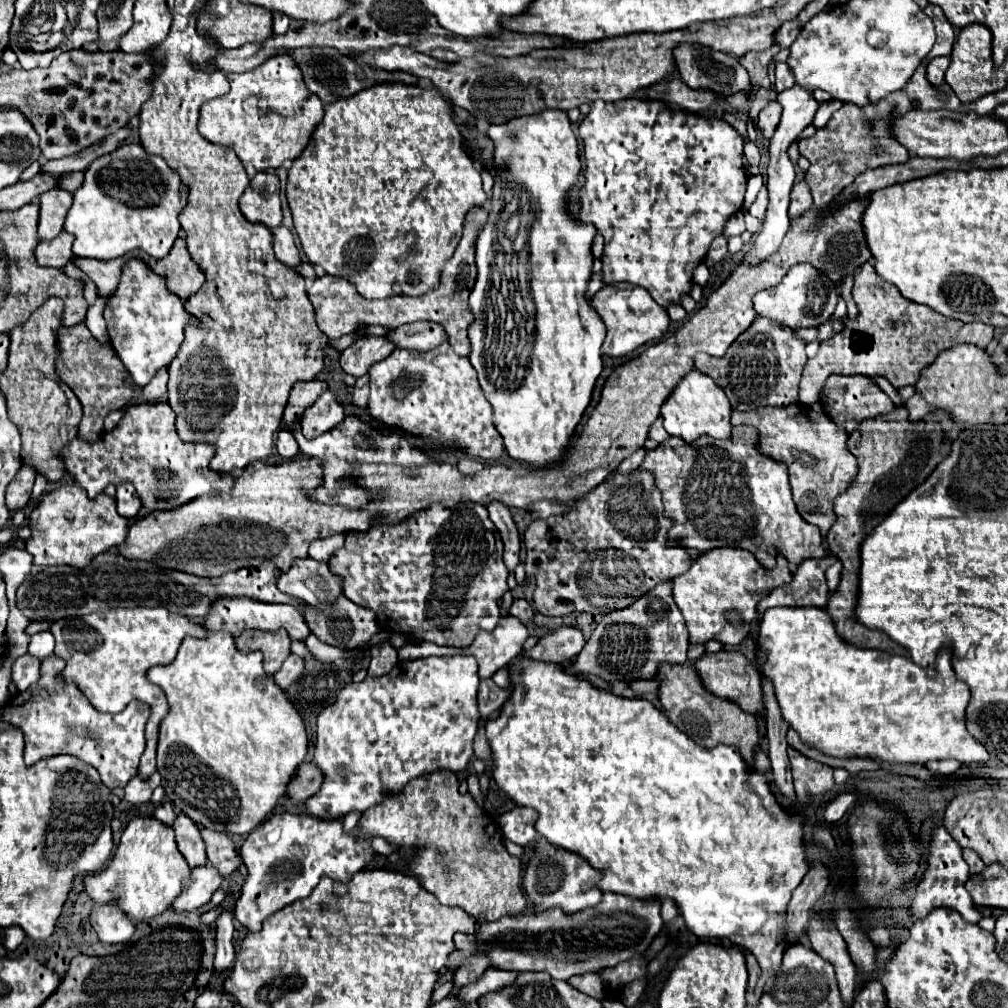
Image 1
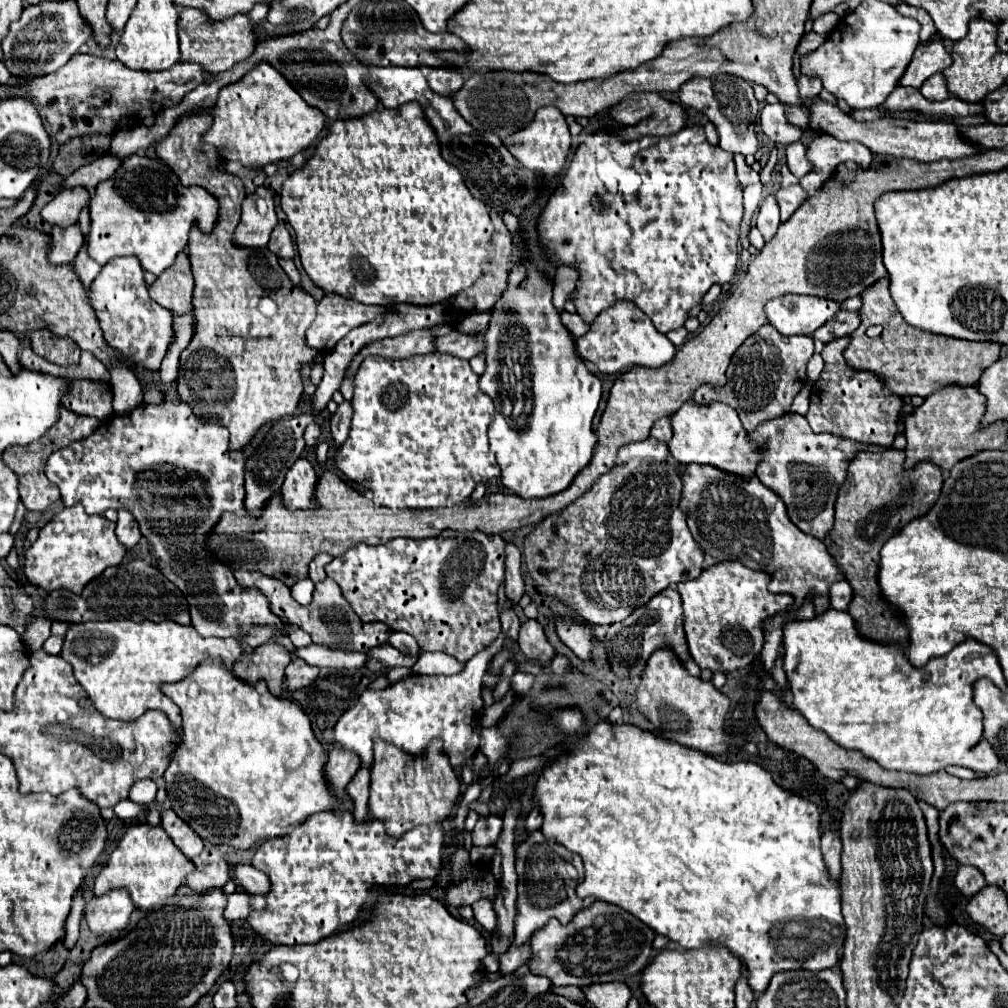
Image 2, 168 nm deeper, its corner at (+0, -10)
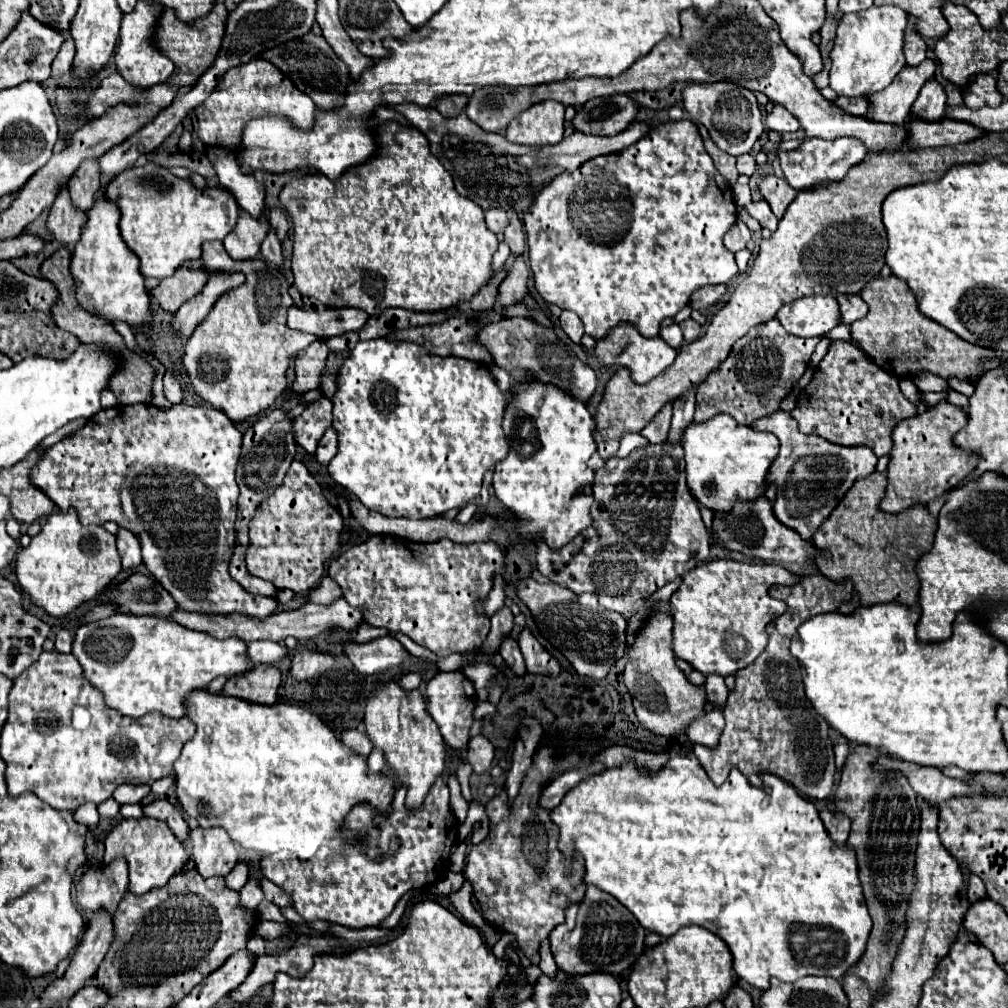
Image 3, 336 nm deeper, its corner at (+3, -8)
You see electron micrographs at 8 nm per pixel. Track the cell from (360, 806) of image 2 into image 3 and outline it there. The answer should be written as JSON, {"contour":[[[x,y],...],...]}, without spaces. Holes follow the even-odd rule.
{"contour":[[[374,748],[374,750],[370,752],[370,756],[368,756],[368,766],[370,766],[372,772],[380,772],[380,770],[386,768],[386,760],[382,758],[382,752],[380,752],[378,748]]]}

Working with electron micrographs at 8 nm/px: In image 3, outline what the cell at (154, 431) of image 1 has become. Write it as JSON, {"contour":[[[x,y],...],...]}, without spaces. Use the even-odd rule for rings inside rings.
{"contour":[[[116,404],[100,410],[78,432],[50,446],[32,468],[30,480],[60,508],[60,512],[72,506],[82,526],[116,522],[120,528],[130,530],[142,546],[144,566],[162,588],[170,592],[180,608],[188,612],[240,612],[266,618],[276,610],[278,602],[246,592],[228,574],[228,560],[236,542],[234,522],[238,484],[234,472],[240,458],[240,446],[242,434],[220,410],[186,404],[176,404],[170,410],[160,410],[152,404]]]}

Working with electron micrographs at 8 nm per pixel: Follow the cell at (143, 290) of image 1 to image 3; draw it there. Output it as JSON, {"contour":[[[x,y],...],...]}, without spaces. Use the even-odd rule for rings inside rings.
{"contour":[[[100,196],[94,206],[86,212],[88,220],[82,226],[82,238],[74,244],[70,270],[72,276],[80,282],[76,288],[78,302],[94,314],[104,316],[108,322],[124,320],[130,326],[150,322],[150,298],[144,288],[144,278],[138,270],[140,260],[134,252],[128,250],[126,242],[118,230],[118,206],[116,202]]]}

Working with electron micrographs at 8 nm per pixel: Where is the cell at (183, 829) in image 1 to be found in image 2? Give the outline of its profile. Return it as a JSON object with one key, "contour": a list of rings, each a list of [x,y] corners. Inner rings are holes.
{"contour":[[[173,810],[161,814],[161,826],[187,858],[193,860],[203,852],[203,840]]]}

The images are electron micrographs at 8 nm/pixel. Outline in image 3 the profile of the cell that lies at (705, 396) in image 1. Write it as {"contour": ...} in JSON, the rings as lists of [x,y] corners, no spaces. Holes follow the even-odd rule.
{"contour":[[[718,414],[704,424],[692,422],[682,436],[690,494],[712,512],[730,512],[736,500],[754,502],[764,496],[766,474],[778,456],[778,438],[740,426],[734,418]]]}

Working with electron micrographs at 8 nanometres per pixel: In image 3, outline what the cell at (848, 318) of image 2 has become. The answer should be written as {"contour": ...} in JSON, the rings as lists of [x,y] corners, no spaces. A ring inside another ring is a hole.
{"contour":[[[840,294],[838,304],[840,304],[844,324],[852,324],[868,312],[868,304],[858,294]]]}

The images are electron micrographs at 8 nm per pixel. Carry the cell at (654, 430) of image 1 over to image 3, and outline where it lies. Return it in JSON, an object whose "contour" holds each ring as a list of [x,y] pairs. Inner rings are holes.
{"contour":[[[666,404],[652,420],[648,426],[642,428],[642,436],[650,442],[650,444],[662,444],[668,438],[668,430],[670,430],[670,420],[672,420],[672,404]]]}

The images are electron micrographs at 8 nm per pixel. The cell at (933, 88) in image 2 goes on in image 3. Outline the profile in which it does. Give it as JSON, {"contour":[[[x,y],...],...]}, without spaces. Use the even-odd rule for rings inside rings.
{"contour":[[[930,80],[922,86],[910,114],[918,114],[918,120],[942,120],[946,116],[946,92],[936,82]]]}

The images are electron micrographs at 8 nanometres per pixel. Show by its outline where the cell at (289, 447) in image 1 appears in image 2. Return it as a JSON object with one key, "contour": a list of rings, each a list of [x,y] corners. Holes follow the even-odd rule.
{"contour":[[[299,458],[291,470],[285,476],[285,482],[281,486],[281,494],[285,504],[295,510],[295,508],[313,508],[313,490],[315,490],[317,474],[315,468],[309,464],[309,460]]]}

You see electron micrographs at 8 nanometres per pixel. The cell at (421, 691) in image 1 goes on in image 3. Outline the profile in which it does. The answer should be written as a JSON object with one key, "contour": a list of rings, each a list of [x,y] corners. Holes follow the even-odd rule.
{"contour":[[[440,672],[428,682],[426,700],[428,700],[428,714],[436,720],[436,724],[440,724],[444,742],[452,750],[464,750],[468,744],[470,726],[472,726],[472,712],[476,706],[476,690],[472,682],[460,672],[450,672],[450,674]]]}

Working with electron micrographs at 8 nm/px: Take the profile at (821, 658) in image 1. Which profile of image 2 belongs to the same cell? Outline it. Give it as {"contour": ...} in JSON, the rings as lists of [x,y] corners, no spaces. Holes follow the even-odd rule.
{"contour":[[[831,608],[813,620],[787,622],[783,626],[783,650],[783,670],[789,692],[793,694],[791,708],[801,712],[813,728],[823,730],[843,748],[857,750],[871,760],[877,760],[885,770],[903,770],[913,774],[939,772],[951,764],[971,768],[977,774],[989,774],[997,768],[999,760],[993,750],[979,748],[979,756],[973,754],[973,748],[983,738],[983,714],[973,702],[973,680],[987,676],[999,688],[1005,688],[999,660],[989,646],[967,637],[947,656],[933,658],[923,668],[915,668],[901,650],[865,640],[847,612]]]}

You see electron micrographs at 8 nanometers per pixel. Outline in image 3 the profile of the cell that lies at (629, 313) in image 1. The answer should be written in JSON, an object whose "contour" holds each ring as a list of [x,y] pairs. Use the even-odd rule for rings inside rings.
{"contour":[[[622,322],[618,324],[604,340],[598,340],[598,346],[594,352],[590,352],[592,356],[596,356],[598,360],[602,360],[608,366],[622,366],[626,370],[632,372],[632,380],[636,384],[646,384],[652,378],[656,378],[658,374],[662,374],[676,358],[676,350],[670,348],[660,336],[656,338],[644,338],[642,334],[638,334],[638,330],[634,330],[634,326]]]}

